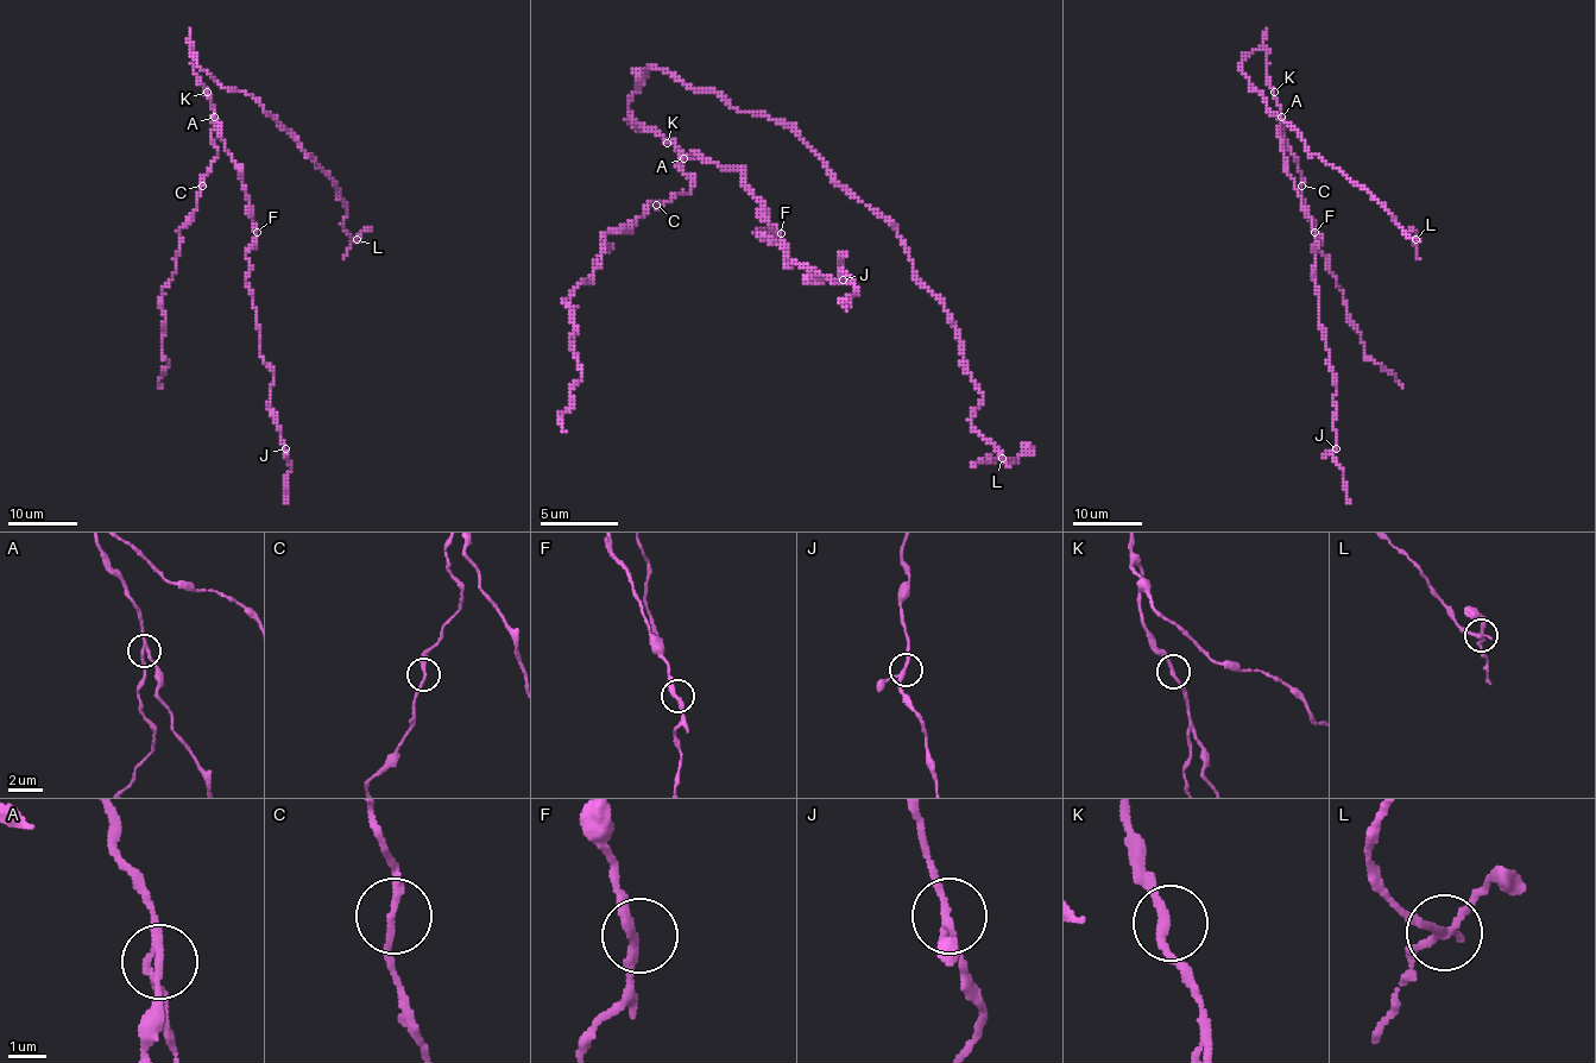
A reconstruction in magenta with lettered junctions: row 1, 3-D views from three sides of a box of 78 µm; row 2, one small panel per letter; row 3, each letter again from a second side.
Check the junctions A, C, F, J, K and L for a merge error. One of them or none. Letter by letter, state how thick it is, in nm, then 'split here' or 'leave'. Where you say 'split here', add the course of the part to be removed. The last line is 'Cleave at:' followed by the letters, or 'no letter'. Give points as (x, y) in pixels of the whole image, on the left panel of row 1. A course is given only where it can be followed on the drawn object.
A: 170 nm | leave
C: 200 nm | leave
F: 260 nm | leave
J: 180 nm | leave
K: 200 nm | leave
L: 200 nm | split here | (357, 239), (342, 259)
Cleave at: L

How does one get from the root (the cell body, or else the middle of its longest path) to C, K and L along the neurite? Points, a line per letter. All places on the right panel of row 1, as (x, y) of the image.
C: (1280, 112), (1285, 142), (1297, 158), (1303, 184)
K: (1280, 112), (1274, 92)
L: (1280, 112), (1266, 73), (1267, 50), (1255, 49), (1241, 71), (1267, 109), (1311, 153), (1363, 187), (1415, 239)

